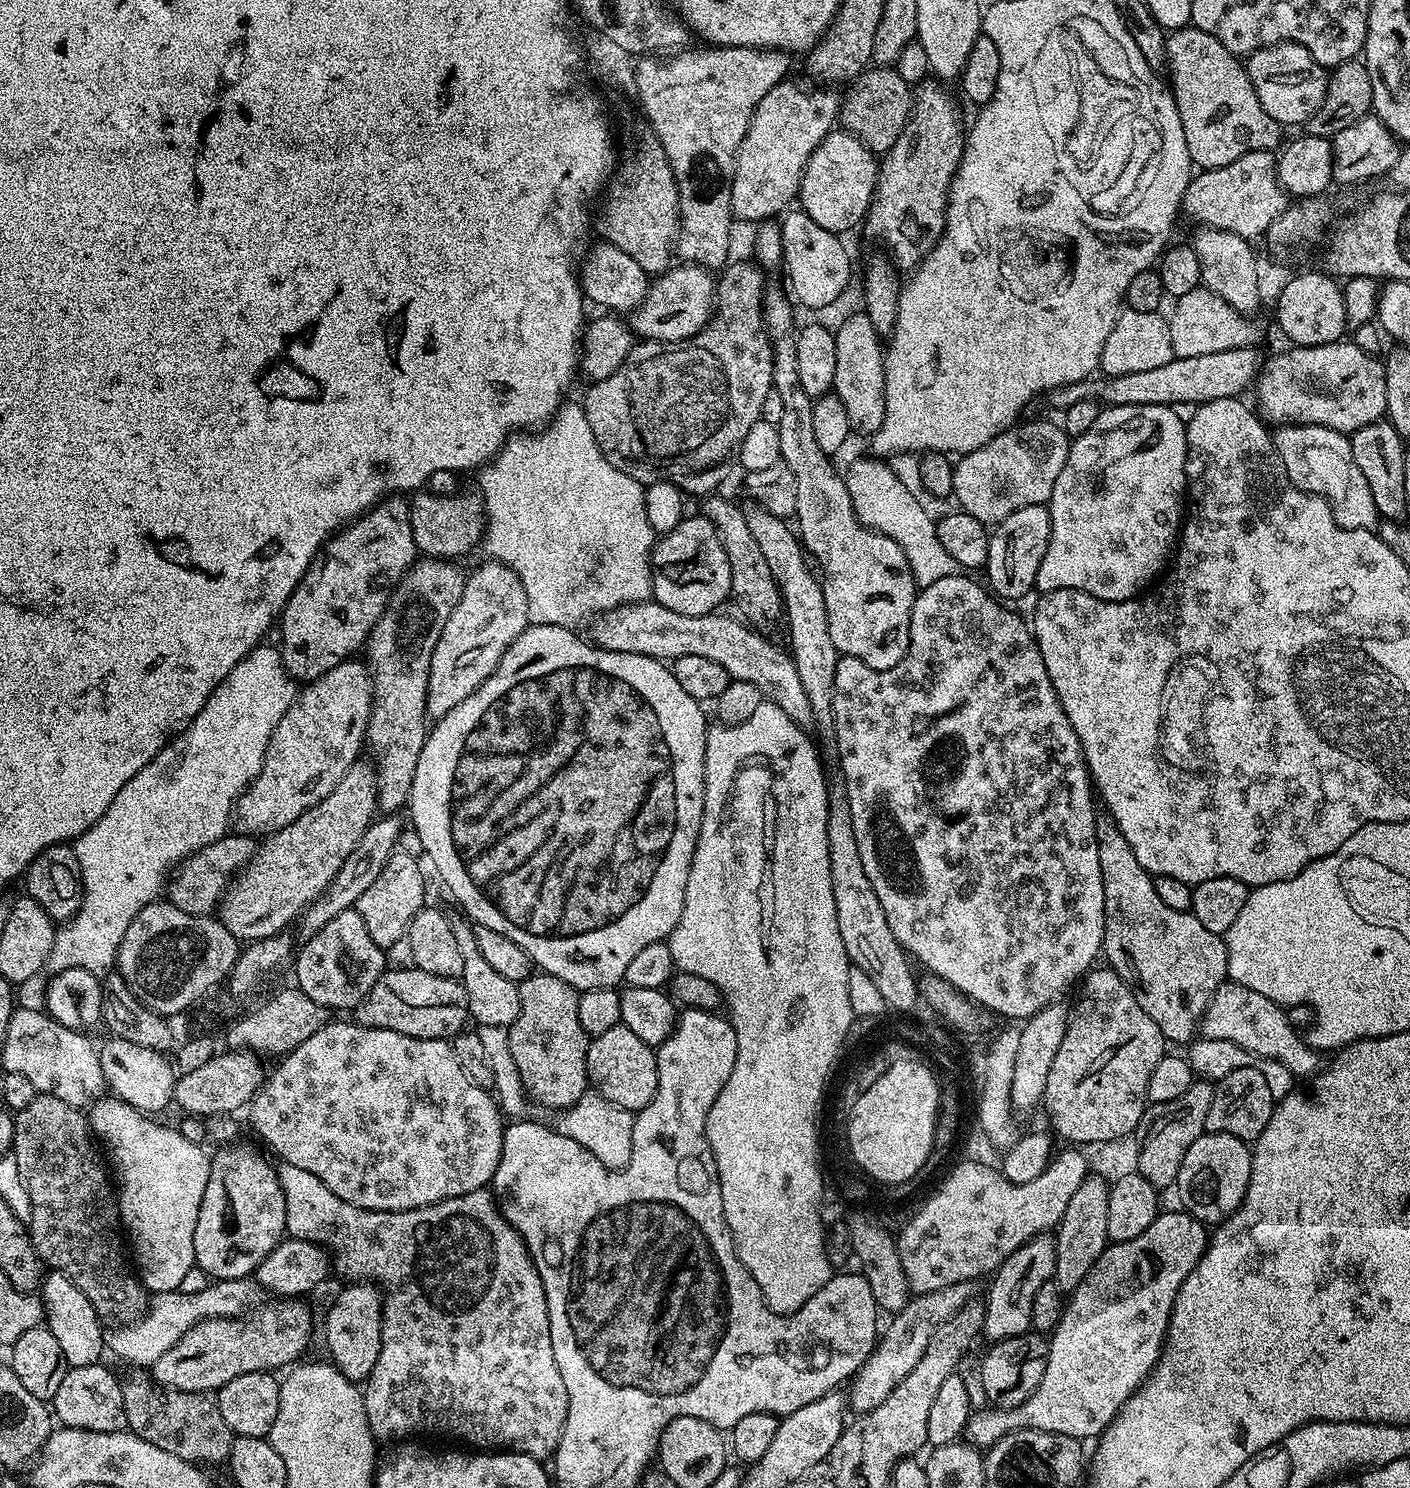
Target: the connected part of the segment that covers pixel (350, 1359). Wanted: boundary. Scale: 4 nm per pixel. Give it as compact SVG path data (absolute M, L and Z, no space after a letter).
M348 1282L345 1288L333 1298L333 1308L324 1320L324 1340L328 1343L331 1363L343 1376L363 1382L367 1380L374 1362L378 1362L378 1350L382 1346L382 1314L384 1298L371 1282Z

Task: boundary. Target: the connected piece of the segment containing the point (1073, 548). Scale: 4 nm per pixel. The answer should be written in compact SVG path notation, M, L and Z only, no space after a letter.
M1113 404L1100 411L1098 419L1094 421L1094 426L1090 426L1090 430L1086 430L1086 434L1075 437L1069 443L1066 466L1062 466L1062 474L1058 474L1058 482L1054 482L1054 494L1048 499L1046 505L1050 514L1052 529L1050 530L1050 546L1046 546L1046 554L1042 558L1042 566L1038 570L1035 586L1037 593L1043 594L1069 588L1070 590L1085 592L1106 602L1135 600L1165 571L1166 565L1177 547L1178 537L1182 531L1182 517L1186 512L1186 481L1184 478L1186 424L1182 416L1180 420L1180 416L1176 412L1179 411L1167 404L1159 404L1158 406L1150 406L1149 404L1118 406Z

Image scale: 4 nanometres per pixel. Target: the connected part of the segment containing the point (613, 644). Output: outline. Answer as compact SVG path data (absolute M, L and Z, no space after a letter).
M655 602L623 604L620 608L612 608L595 617L591 625L591 639L598 648L642 654L665 662L686 658L686 654L710 658L718 662L718 666L722 666L731 679L754 682L754 686L758 686L765 697L782 709L795 724L811 725L810 698L806 696L806 689L798 679L798 670L791 655L783 647L780 649L766 637L759 636L756 633L759 631L743 619L740 621L732 616L720 615L719 611L697 616L678 614L678 610L670 610Z

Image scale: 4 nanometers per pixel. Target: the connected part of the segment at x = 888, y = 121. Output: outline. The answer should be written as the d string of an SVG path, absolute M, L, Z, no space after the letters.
M872 66L851 81L846 91L848 93L843 93L840 102L838 117L843 131L851 132L873 153L888 152L890 146L898 142L898 134L902 134L912 114L913 89L897 74L895 67Z

